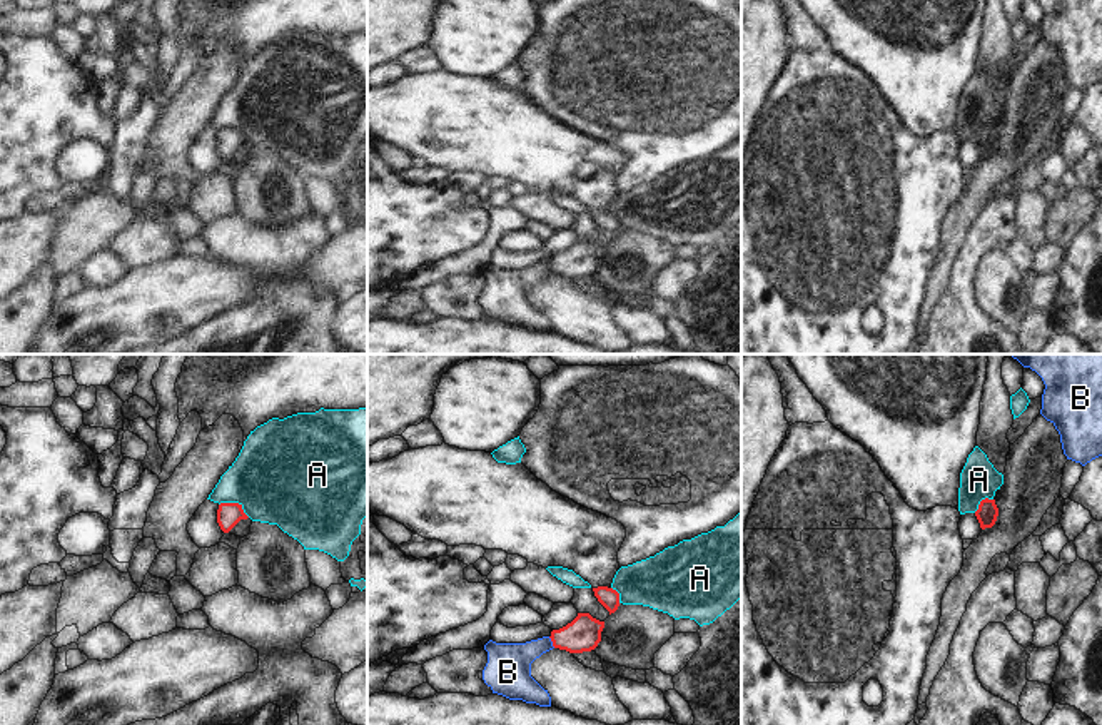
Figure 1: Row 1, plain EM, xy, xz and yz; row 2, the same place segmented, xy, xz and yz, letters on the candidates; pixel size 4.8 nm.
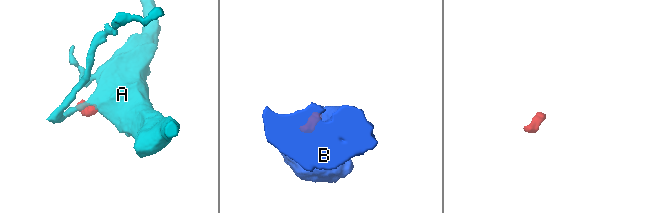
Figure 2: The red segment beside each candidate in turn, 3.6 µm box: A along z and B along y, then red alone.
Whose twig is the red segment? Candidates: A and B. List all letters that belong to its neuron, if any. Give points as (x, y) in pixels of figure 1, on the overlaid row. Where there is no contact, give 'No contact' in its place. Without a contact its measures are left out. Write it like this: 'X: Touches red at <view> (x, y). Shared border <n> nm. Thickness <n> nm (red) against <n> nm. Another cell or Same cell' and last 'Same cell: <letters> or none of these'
A: Touches red at xy (236, 503). Shared border 170 nm. Thickness 110 nm (red) against 460 nm. Another cell
B: Touches red at xz (551, 640). Shared border 70 nm. Thickness 170 nm (red) against 220 nm. Another cell
Same cell: none of these

